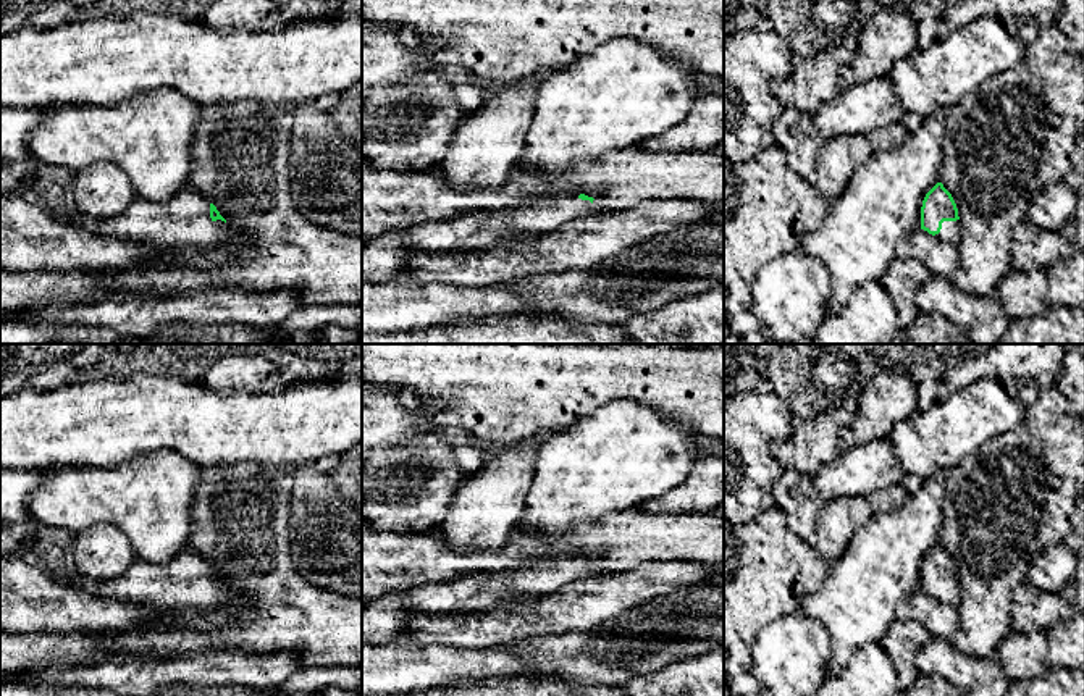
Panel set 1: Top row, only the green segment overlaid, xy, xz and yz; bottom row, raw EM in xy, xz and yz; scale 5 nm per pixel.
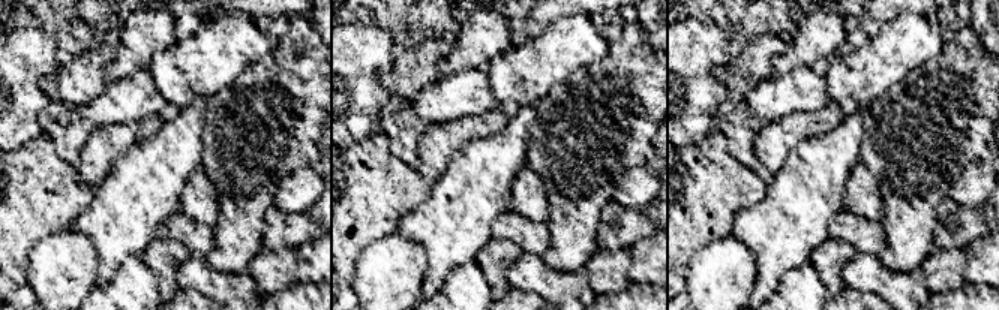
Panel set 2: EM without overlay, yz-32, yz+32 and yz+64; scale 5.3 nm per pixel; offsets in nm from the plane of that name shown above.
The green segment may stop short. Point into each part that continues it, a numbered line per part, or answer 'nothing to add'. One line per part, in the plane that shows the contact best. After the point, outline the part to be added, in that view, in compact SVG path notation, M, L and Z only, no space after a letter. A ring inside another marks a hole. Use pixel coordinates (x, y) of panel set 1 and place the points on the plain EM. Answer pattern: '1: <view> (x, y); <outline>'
1: xy (184, 582); M192 549L178 554L168 564L152 564L136 557L123 575L107 581L89 580L76 570L58 580L108 601L173 609L208 609L221 604L228 593L225 583L210 580L210 562Z

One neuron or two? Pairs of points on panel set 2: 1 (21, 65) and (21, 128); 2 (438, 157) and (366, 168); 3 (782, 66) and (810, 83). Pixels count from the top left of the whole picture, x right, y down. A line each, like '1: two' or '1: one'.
1: one
2: two
3: two

